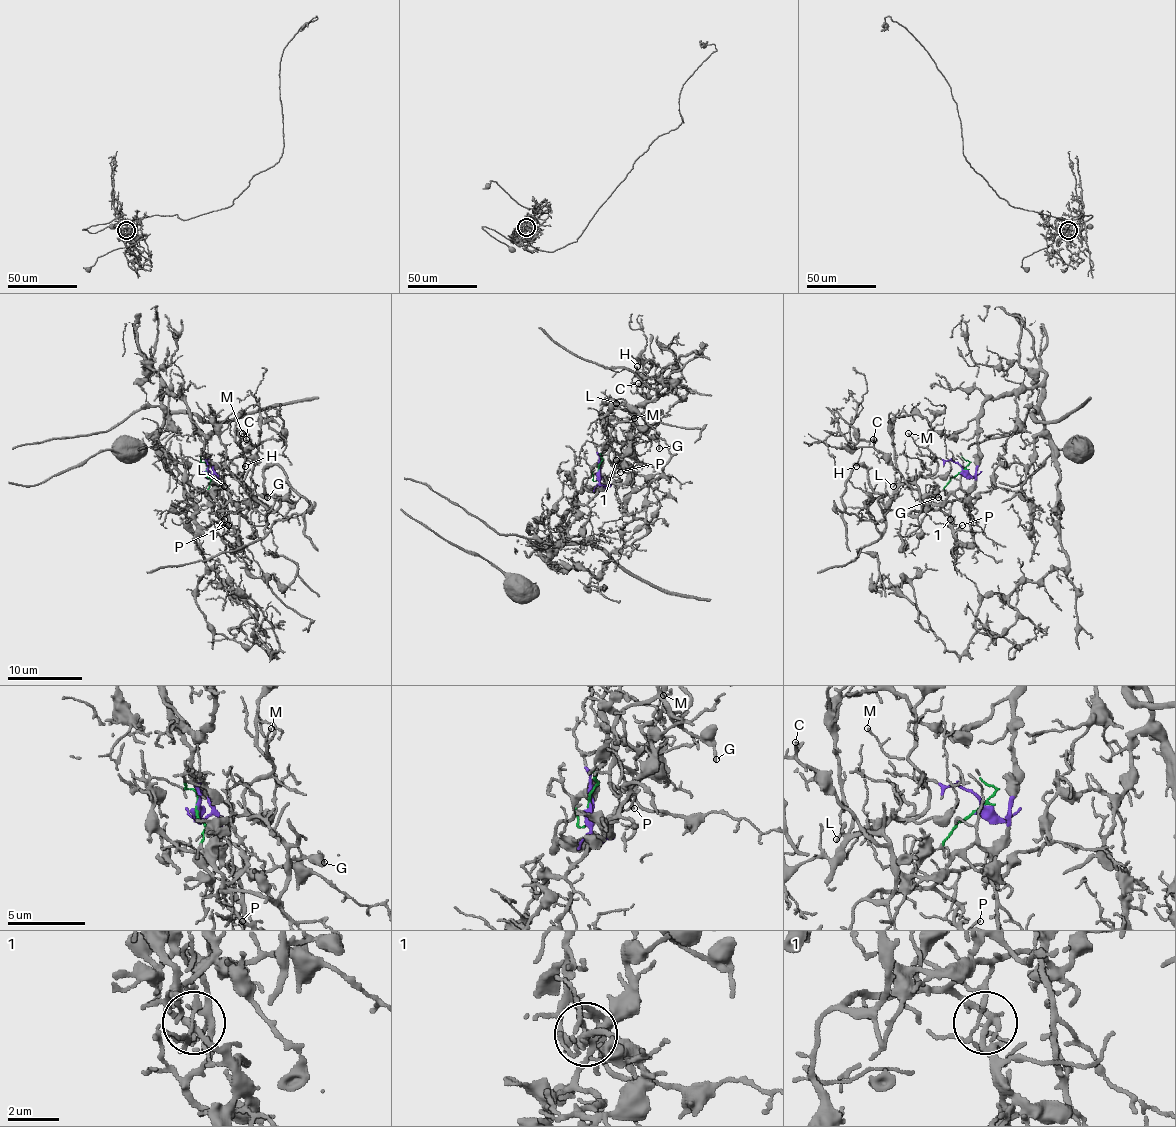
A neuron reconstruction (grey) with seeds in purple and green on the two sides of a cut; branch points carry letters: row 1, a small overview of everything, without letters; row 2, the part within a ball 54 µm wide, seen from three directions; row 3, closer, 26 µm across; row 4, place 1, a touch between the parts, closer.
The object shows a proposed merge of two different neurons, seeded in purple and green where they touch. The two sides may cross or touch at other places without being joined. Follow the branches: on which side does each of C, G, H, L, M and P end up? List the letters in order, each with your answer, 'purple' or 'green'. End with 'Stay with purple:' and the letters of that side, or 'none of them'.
C: green
G: green
H: green
L: green
M: green
P: green
Stay with purple: none of them

